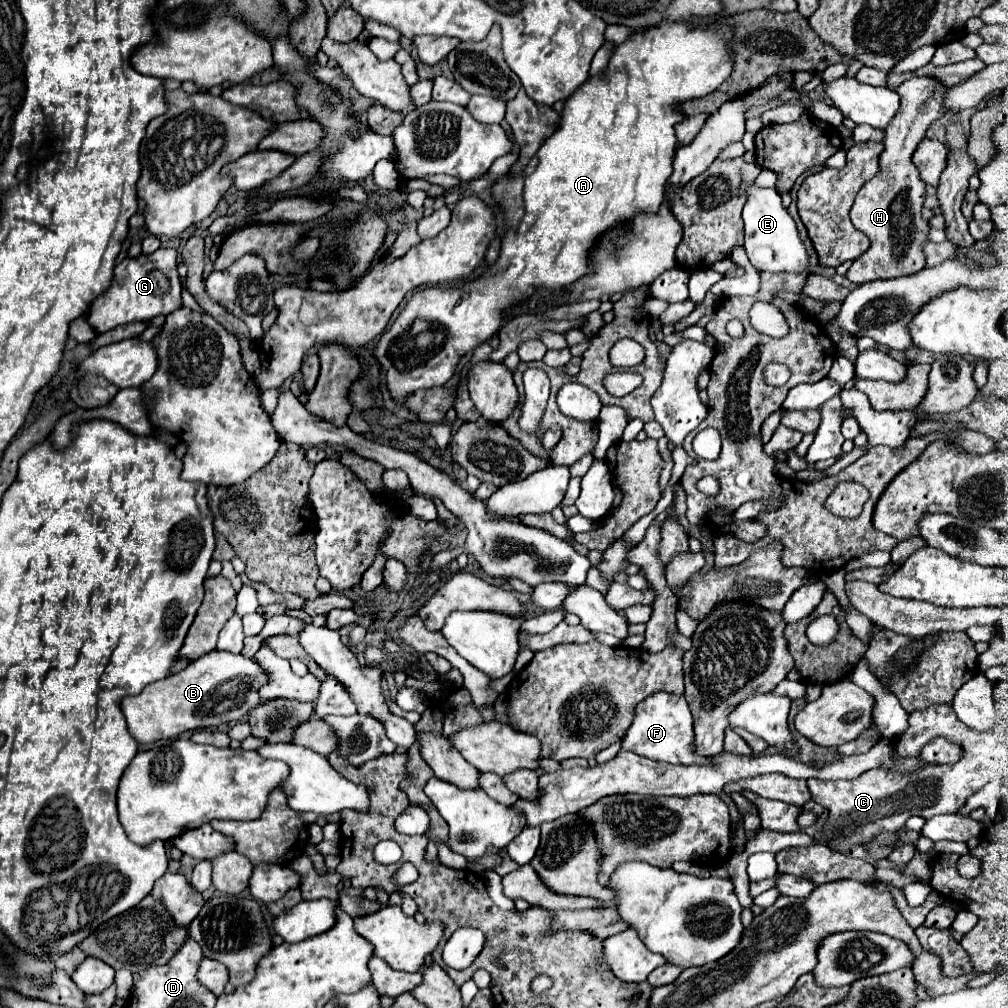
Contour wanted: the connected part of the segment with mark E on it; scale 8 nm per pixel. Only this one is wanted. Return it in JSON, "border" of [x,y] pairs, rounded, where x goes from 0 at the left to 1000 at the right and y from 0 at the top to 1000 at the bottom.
{"border":[[[738,181],[738,187],[742,187],[742,200],[738,202],[736,216],[738,216],[738,246],[742,252],[744,262],[754,270],[786,270],[786,272],[804,272],[804,254],[800,250],[800,244],[792,232],[790,220],[782,212],[782,208],[776,204],[774,192],[768,187],[752,187],[742,181]]]}

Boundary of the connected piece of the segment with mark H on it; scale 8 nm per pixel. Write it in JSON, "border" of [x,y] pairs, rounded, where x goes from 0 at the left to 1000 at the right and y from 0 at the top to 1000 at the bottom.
{"border":[[[907,75],[895,81],[889,91],[895,95],[895,109],[879,127],[879,149],[873,153],[873,169],[863,181],[857,183],[843,208],[845,222],[865,240],[865,244],[855,254],[851,254],[839,270],[839,276],[847,282],[893,276],[917,266],[915,242],[919,238],[921,220],[913,216],[913,208],[919,192],[919,183],[911,175],[905,153],[917,137],[919,127],[938,113],[937,95],[940,91],[940,85],[925,75]]]}

